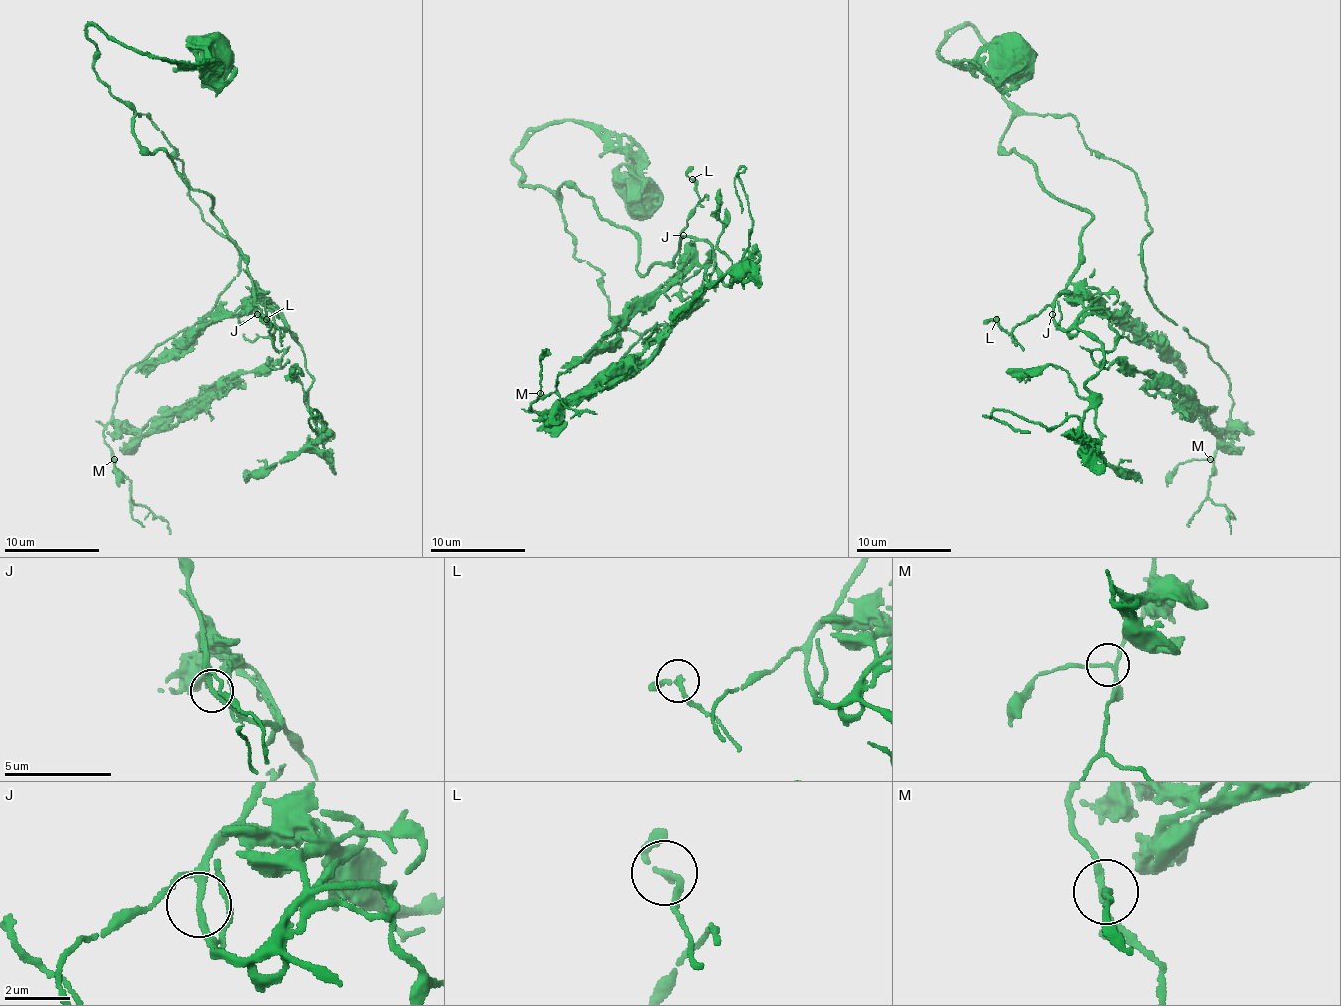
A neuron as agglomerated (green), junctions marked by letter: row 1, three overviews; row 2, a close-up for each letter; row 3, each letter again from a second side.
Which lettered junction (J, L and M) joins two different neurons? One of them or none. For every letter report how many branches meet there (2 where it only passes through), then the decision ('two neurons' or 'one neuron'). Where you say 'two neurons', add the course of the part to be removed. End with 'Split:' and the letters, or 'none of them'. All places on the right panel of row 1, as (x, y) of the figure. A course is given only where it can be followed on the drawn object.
J: 3 | one neuron
L: 2 | one neuron
M: 3 | one neuron
Split: none of them

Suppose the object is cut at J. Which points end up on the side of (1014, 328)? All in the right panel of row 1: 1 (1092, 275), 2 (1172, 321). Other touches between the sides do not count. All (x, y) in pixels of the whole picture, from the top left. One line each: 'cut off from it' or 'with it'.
1: cut off from it
2: with it

